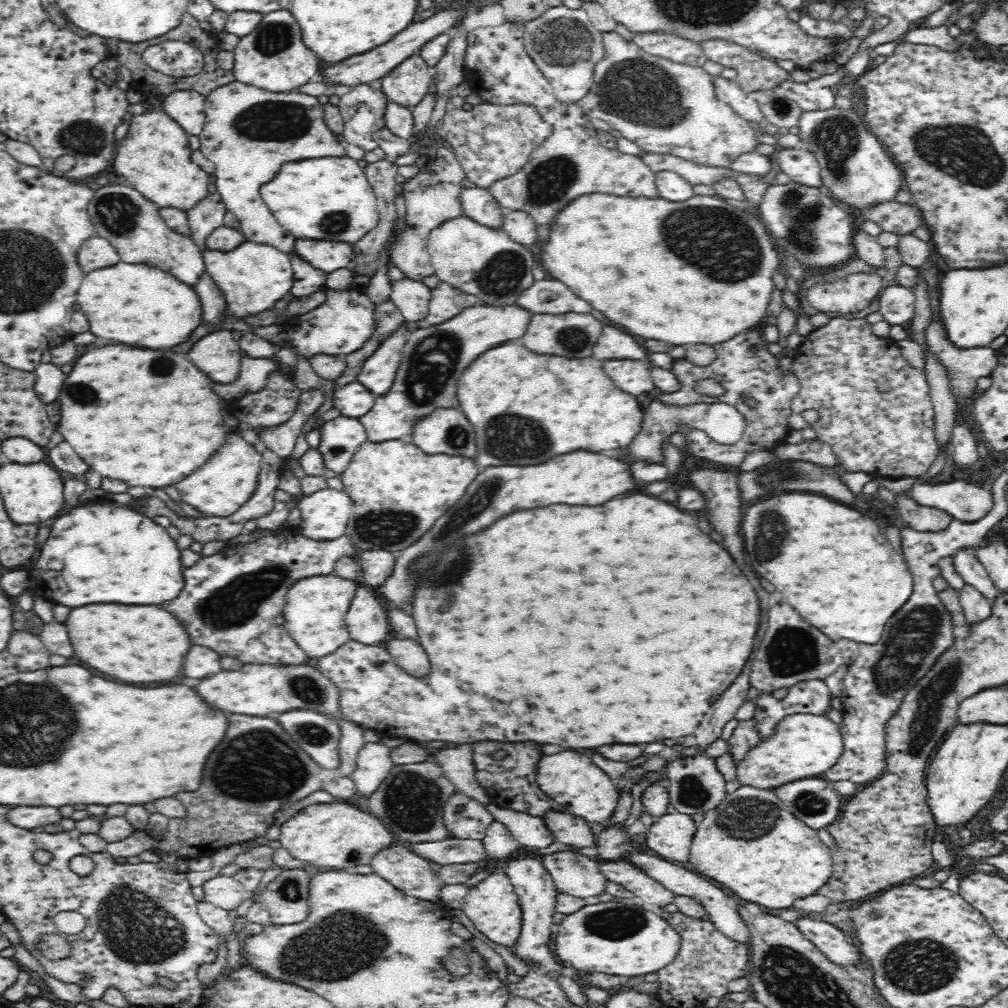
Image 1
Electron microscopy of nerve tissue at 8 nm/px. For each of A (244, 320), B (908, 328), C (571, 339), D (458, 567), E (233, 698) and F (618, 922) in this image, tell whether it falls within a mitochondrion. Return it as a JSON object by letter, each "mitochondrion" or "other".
{"A":"other","B":"other","C":"mitochondrion","D":"mitochondrion","E":"other","F":"mitochondrion"}

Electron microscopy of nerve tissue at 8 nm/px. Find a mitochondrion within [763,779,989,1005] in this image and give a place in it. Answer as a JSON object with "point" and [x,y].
{"point":[921,965]}

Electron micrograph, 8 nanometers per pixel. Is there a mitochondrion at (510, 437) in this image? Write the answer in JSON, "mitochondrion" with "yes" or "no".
{"mitochondrion":"yes"}

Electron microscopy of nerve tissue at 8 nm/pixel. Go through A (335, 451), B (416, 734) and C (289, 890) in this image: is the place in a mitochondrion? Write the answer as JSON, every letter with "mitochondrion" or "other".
{"A":"mitochondrion","B":"other","C":"mitochondrion"}

